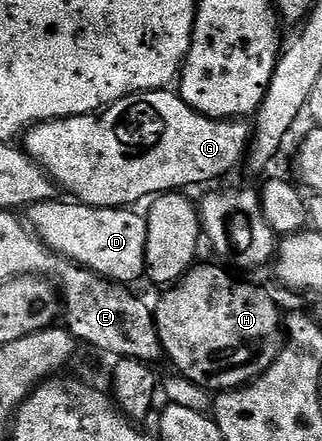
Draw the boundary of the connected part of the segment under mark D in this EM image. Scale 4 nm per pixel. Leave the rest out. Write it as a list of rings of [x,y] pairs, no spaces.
[[[61,200],[44,201],[29,206],[27,210],[32,232],[50,253],[118,283],[130,283],[145,277],[147,223],[142,214],[136,213],[136,208],[100,209]]]

